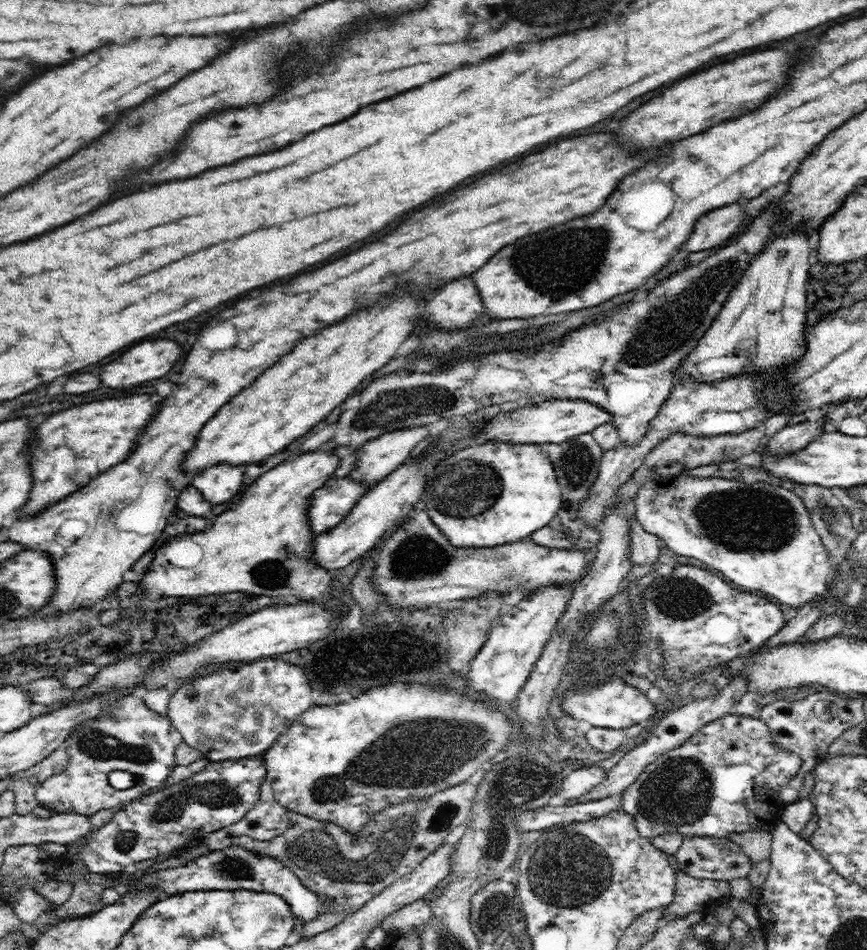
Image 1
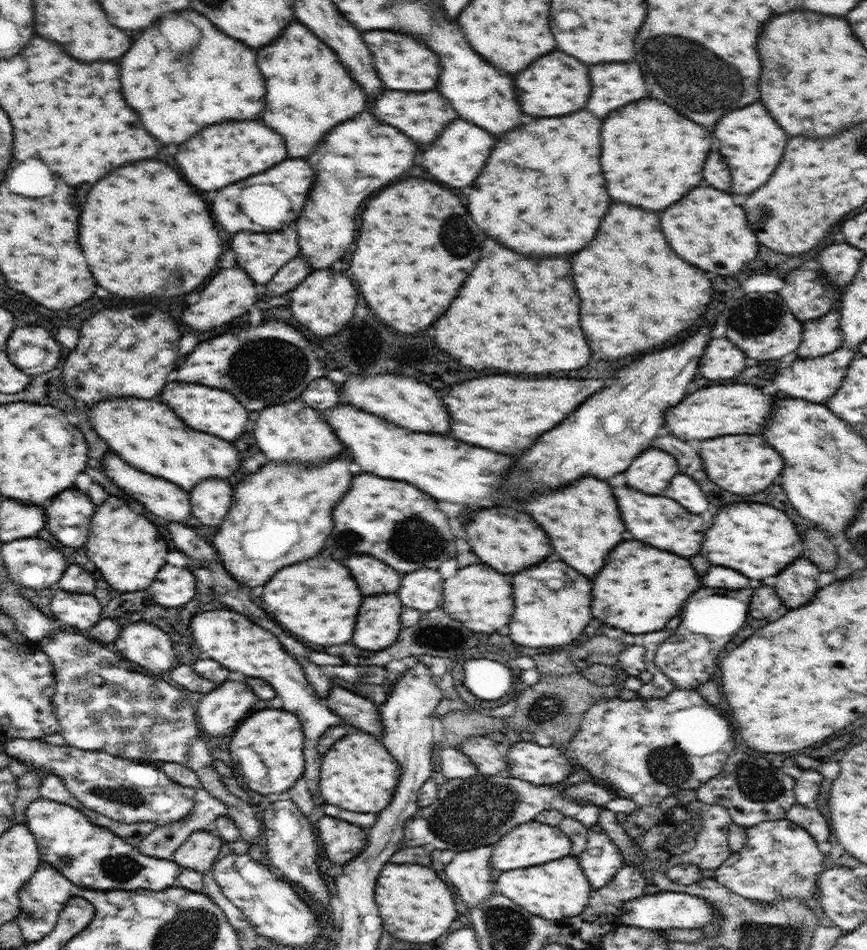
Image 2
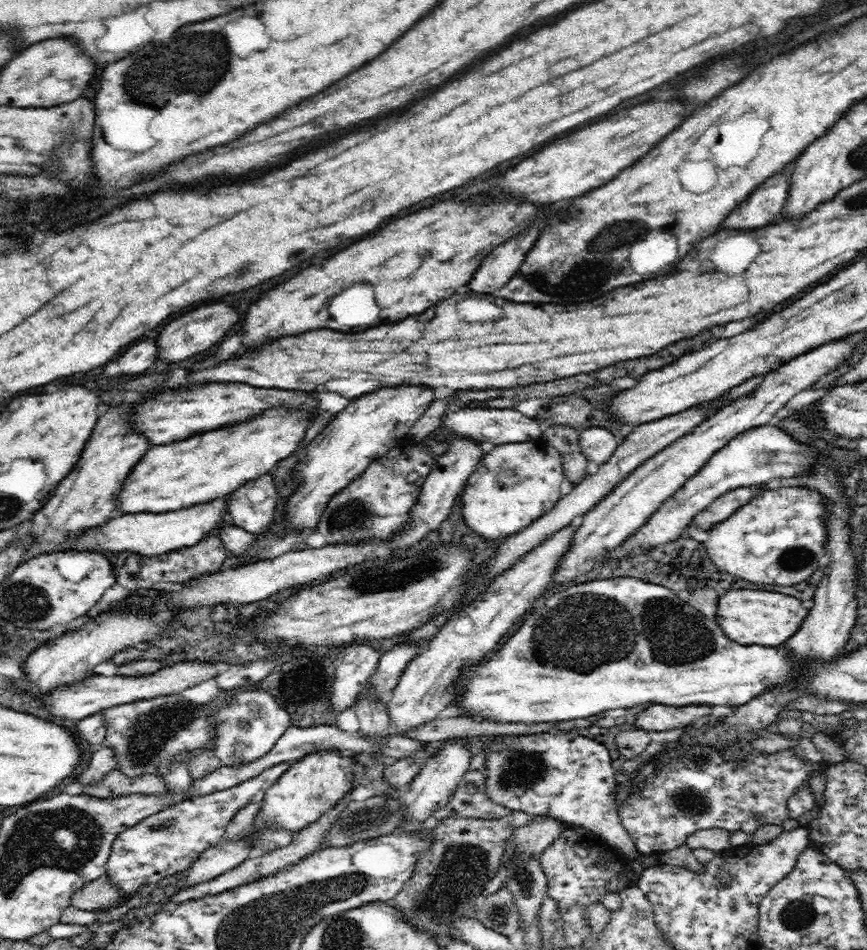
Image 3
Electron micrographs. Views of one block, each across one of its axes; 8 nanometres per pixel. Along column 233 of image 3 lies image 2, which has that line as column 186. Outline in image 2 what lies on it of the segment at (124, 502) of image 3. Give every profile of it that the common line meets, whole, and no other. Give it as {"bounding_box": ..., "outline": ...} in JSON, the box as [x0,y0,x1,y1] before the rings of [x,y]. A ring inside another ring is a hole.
{"bounding_box":[88,396,240,492],"outline":[[[108,396],[88,407],[93,410],[94,428],[98,436],[106,440],[120,458],[142,472],[168,478],[184,492],[190,492],[198,482],[208,478],[226,480],[240,468],[240,454],[234,444],[212,434],[192,430],[158,400]]]}

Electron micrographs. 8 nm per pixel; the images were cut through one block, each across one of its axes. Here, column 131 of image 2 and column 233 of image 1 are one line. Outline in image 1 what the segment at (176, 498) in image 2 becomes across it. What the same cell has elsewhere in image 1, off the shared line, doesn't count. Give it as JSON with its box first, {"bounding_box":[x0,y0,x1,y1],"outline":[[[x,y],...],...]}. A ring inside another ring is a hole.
{"bounding_box":[191,464,244,504],"outline":[[[216,464],[206,468],[204,472],[194,474],[191,484],[200,490],[208,502],[220,504],[230,500],[242,484],[244,466],[230,466],[230,464]]]}

